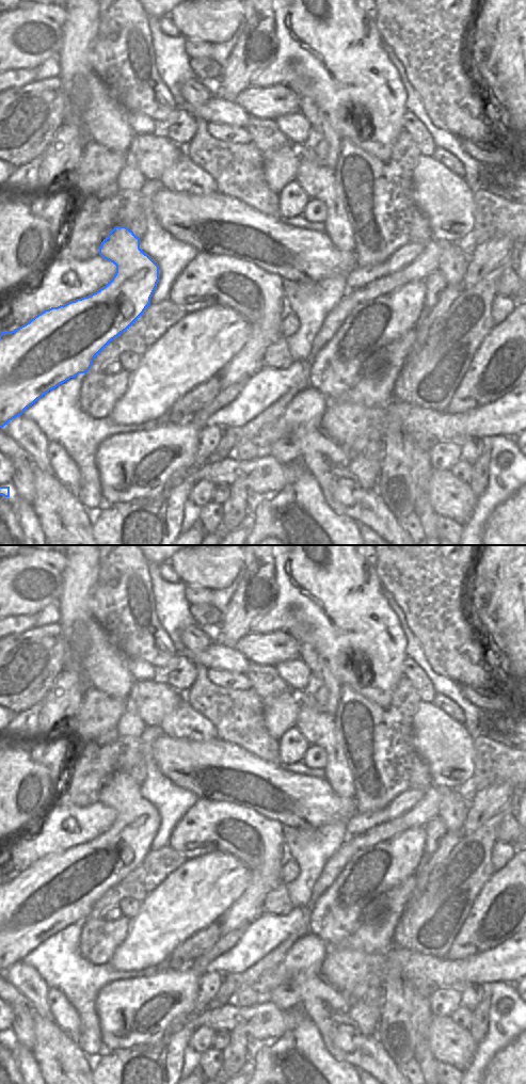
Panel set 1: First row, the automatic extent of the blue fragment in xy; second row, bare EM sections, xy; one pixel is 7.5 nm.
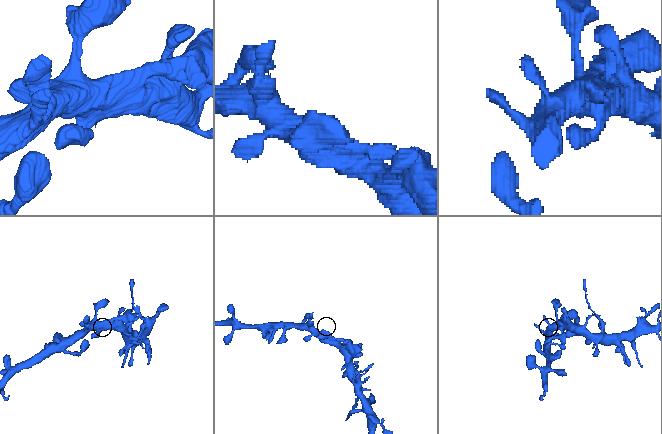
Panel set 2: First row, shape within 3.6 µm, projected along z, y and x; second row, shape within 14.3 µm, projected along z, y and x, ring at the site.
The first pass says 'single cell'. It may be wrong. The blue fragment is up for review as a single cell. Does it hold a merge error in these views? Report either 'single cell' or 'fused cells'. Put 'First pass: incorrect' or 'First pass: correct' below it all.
single cell
First pass: correct

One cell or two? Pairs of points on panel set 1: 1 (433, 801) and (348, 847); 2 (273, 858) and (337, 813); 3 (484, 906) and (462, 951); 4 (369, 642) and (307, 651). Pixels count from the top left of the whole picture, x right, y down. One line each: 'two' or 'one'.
1: two
2: two
3: one
4: two

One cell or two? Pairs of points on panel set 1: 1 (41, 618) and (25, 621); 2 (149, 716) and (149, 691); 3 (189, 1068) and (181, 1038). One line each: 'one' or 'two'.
1: two
2: one
3: two

